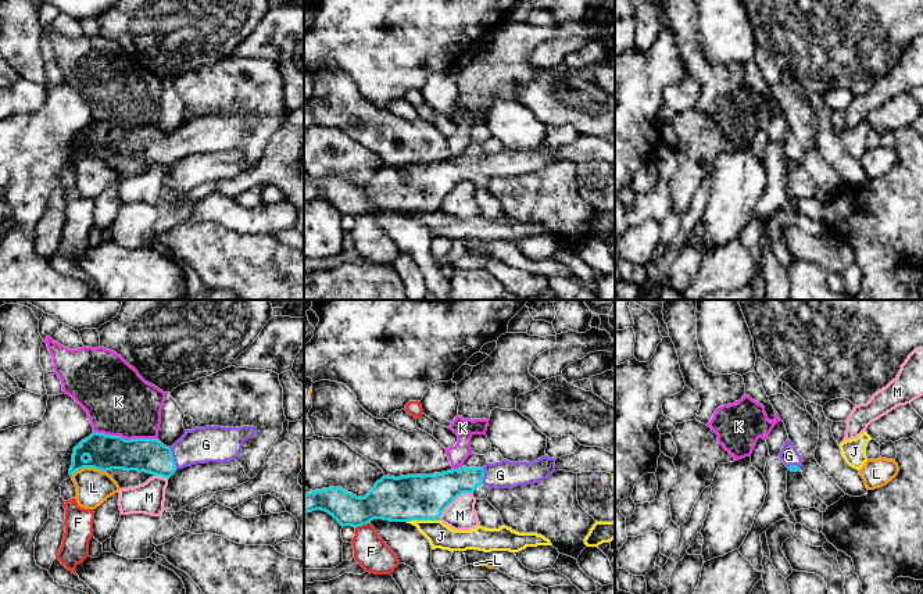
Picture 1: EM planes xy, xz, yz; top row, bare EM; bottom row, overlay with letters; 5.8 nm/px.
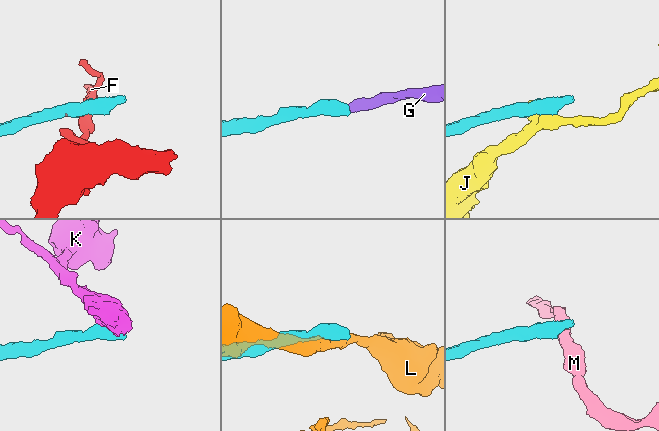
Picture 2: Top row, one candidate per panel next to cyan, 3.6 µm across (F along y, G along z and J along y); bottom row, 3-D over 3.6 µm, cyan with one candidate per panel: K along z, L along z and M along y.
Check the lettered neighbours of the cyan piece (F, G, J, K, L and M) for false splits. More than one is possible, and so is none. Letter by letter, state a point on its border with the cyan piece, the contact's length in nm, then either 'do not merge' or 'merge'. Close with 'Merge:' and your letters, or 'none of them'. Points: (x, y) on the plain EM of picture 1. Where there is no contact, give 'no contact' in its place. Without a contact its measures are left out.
F: xz (362, 213) | 90 nm | do not merge
G: xy (172, 147) | 140 nm | merge
J: xz (422, 208) | 190 nm | do not merge
K: xy (124, 128) | 380 nm | do not merge
L: xy (88, 156) | 220 nm | do not merge
M: xz (453, 189) | 260 nm | do not merge
Merge: G

